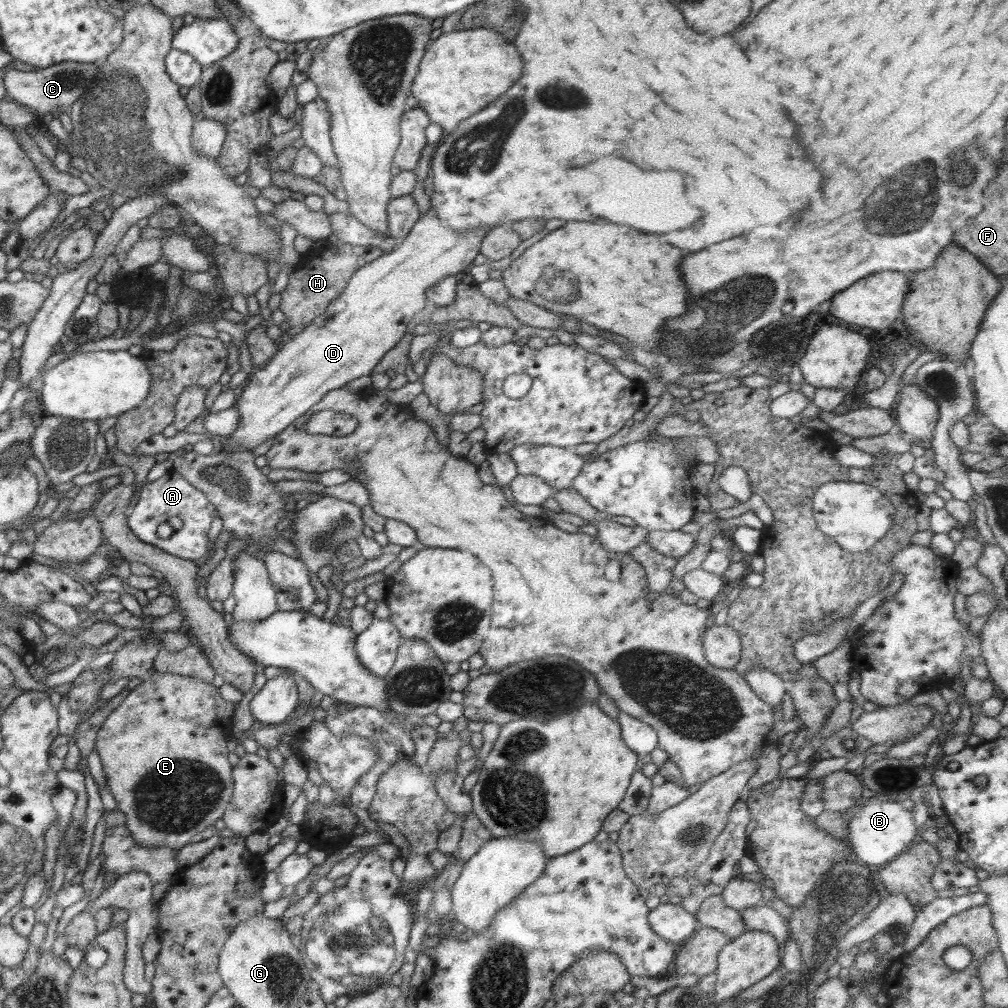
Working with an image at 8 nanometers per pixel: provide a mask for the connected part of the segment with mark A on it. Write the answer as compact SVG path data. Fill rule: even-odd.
M171 470L143 486L140 499L128 516L127 526L146 544L153 544L174 556L194 561L201 556L206 556L208 552L208 532L214 515L217 515L214 507L202 491L194 488L181 474ZM172 517L182 519L184 526L174 531L168 539L158 537L158 526Z

